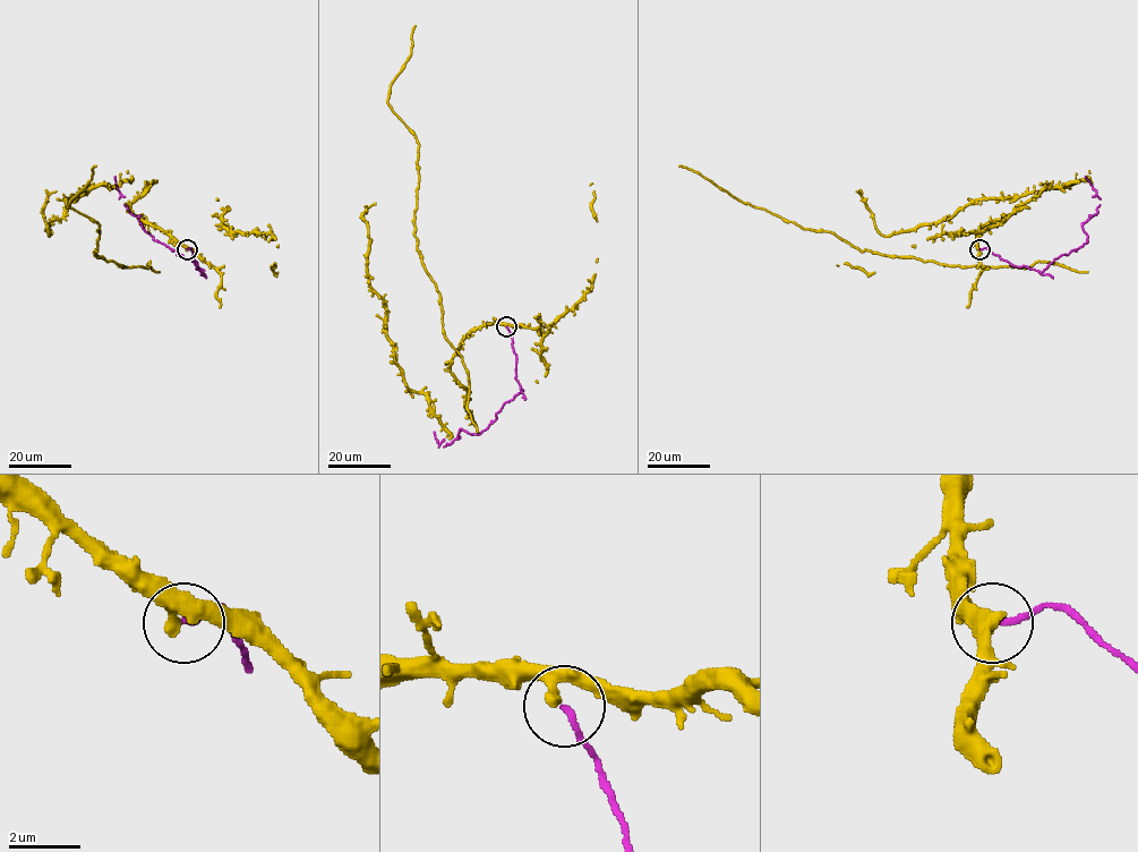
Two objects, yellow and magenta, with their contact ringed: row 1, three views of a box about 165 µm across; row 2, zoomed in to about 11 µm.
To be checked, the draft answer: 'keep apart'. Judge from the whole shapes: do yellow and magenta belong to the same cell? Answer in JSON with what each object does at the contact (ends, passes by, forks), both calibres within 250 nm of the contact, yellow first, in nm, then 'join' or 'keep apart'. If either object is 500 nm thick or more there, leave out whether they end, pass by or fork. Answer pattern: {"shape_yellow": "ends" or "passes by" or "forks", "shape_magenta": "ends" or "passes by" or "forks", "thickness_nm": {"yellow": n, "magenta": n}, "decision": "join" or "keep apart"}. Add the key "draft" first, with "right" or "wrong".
{"draft": "right", "shape_yellow": "passes by", "shape_magenta": "ends", "thickness_nm": {"yellow": 240, "magenta": 190}, "decision": "keep apart"}

